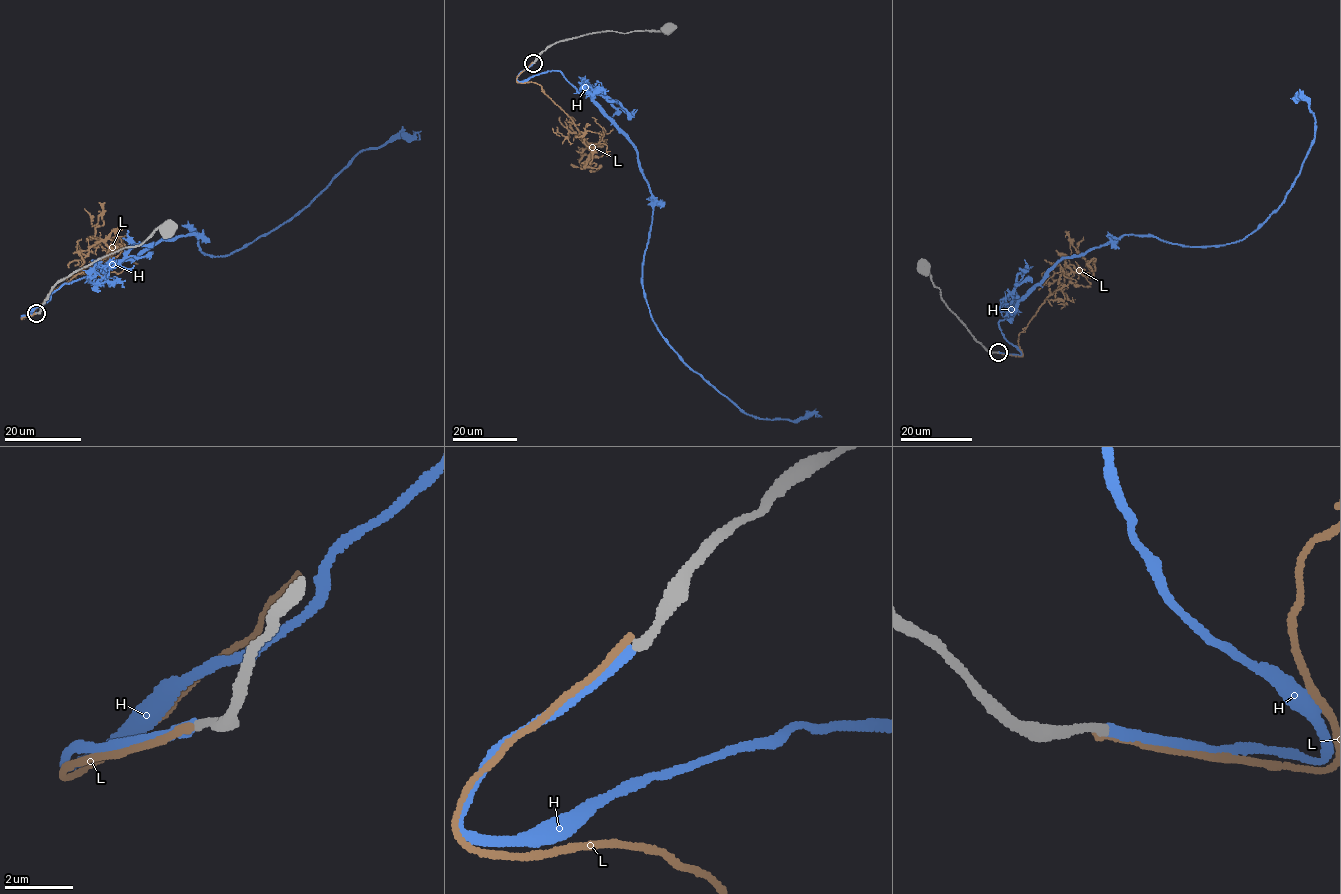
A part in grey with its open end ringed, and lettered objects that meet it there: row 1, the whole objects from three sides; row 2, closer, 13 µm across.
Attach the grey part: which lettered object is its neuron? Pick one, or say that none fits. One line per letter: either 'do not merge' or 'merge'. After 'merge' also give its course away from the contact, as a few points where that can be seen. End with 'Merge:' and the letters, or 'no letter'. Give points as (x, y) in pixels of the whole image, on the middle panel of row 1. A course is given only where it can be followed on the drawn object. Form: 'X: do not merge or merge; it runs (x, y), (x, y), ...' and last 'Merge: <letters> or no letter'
H: merge; it runs (533, 63), (516, 79), (559, 71), (636, 151), (654, 199), (642, 284), (668, 345), (746, 414), (815, 415)
L: do not merge
Merge: H

